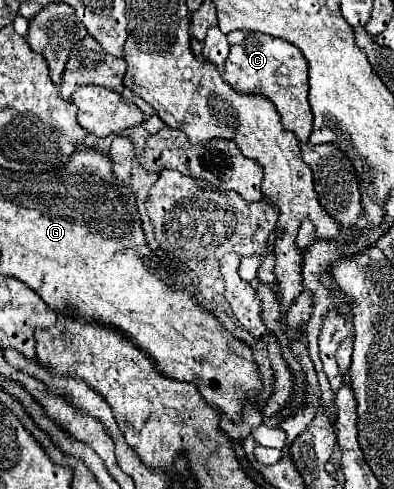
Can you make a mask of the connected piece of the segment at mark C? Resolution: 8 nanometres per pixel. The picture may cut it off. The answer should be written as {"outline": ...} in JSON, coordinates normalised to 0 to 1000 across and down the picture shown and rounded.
{"outline":[[[586,65],[576,70],[576,86],[586,94],[586,106],[571,127],[571,147],[566,164],[602,188],[612,192],[662,192],[683,204],[693,204],[718,262],[744,270],[764,294],[779,290],[789,254],[794,254],[794,233],[784,221],[779,188],[779,131],[744,90],[723,82],[688,78],[678,70],[647,70],[647,65]]]}

